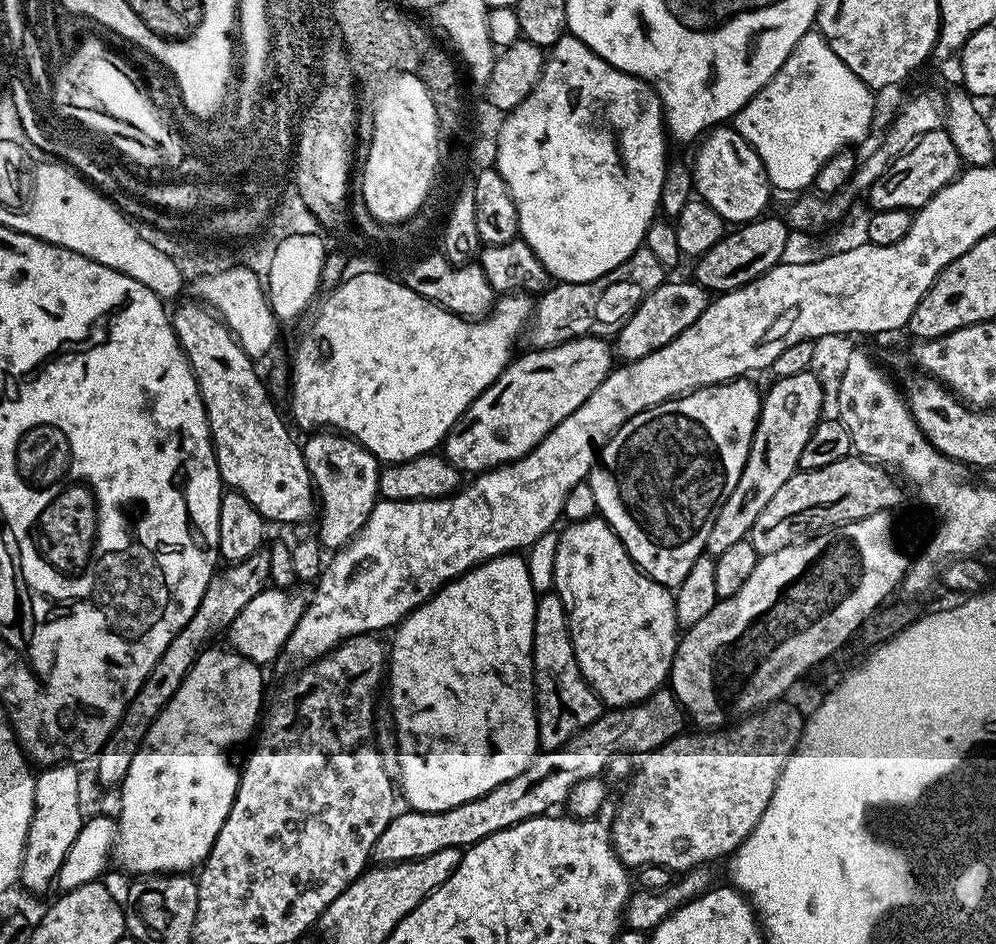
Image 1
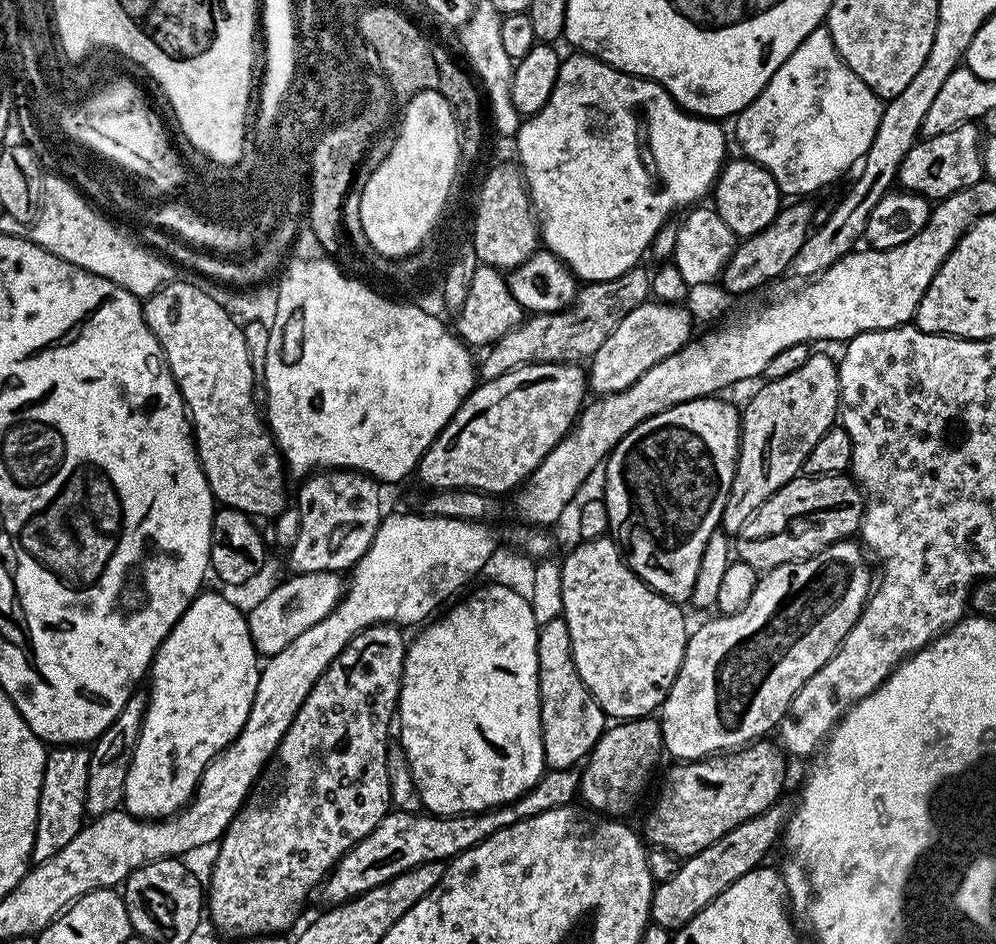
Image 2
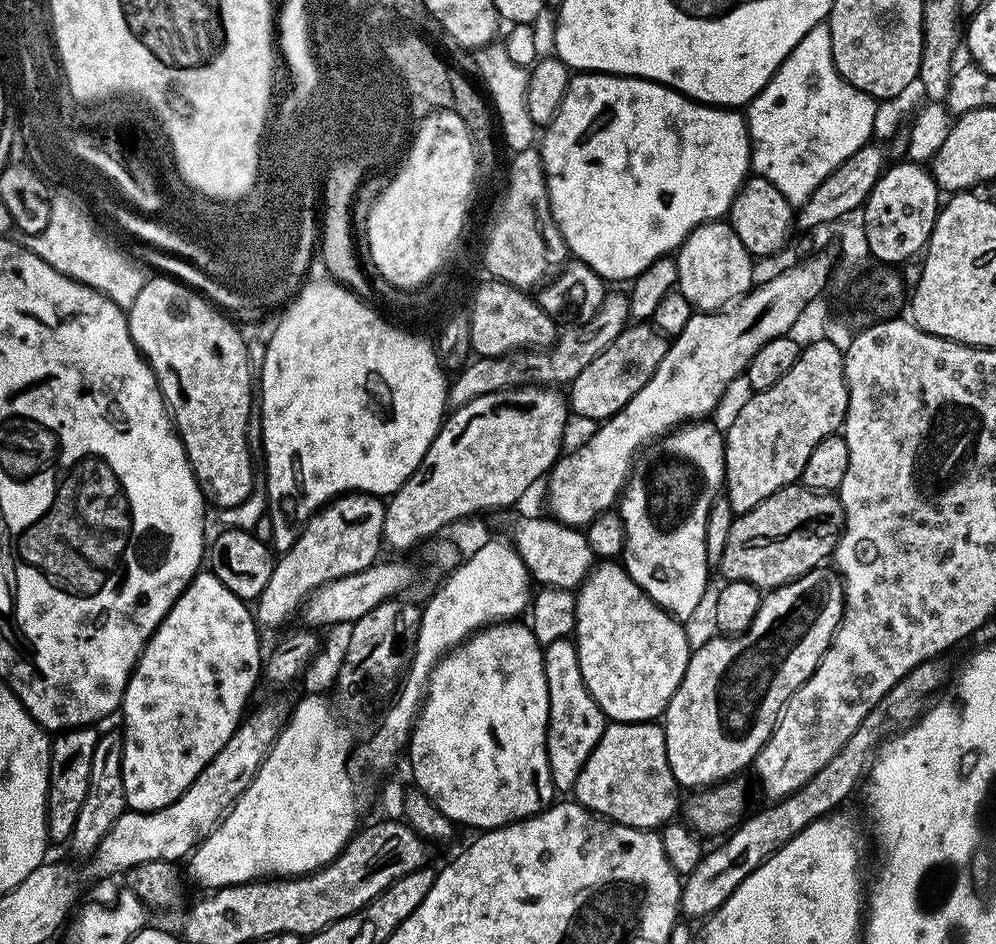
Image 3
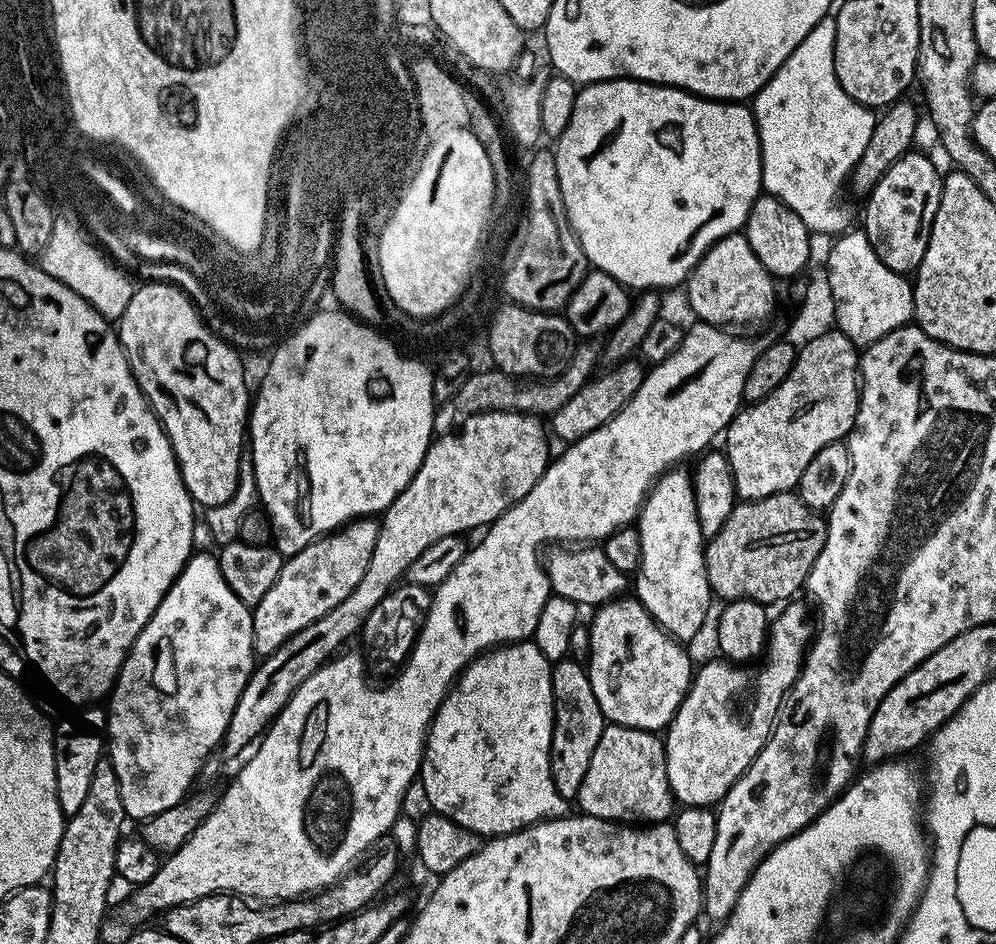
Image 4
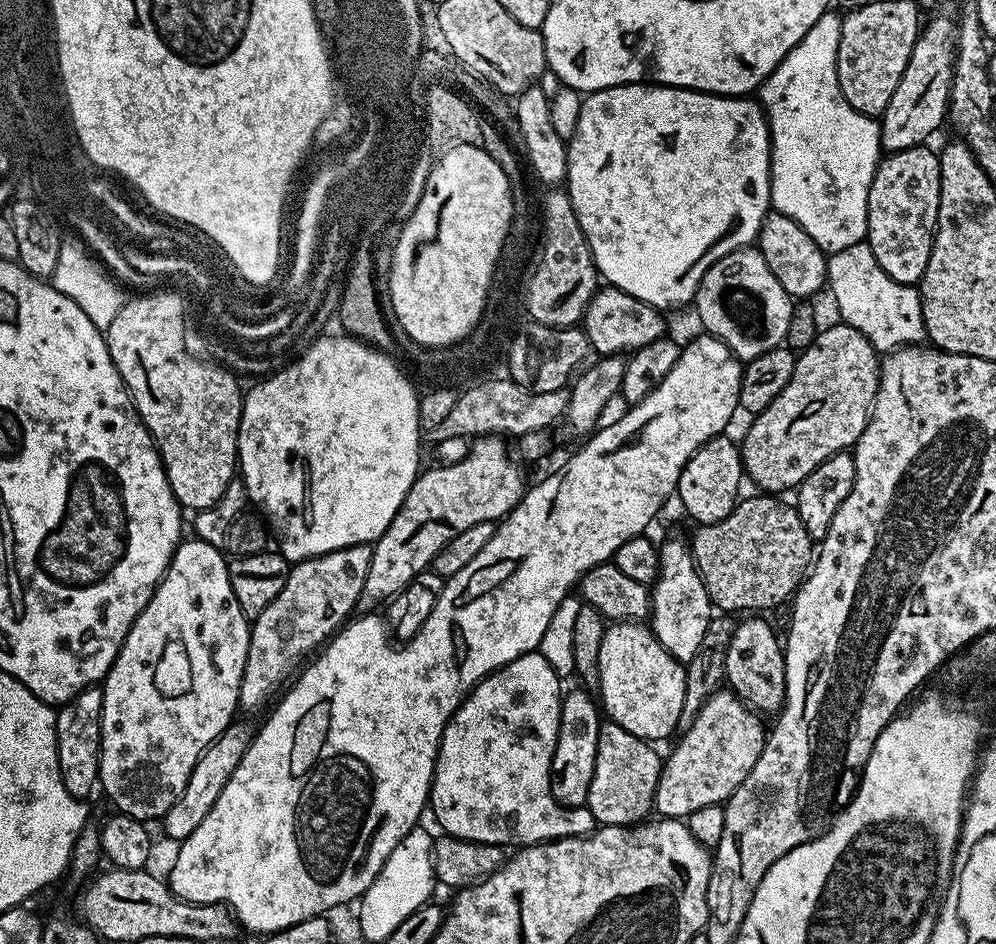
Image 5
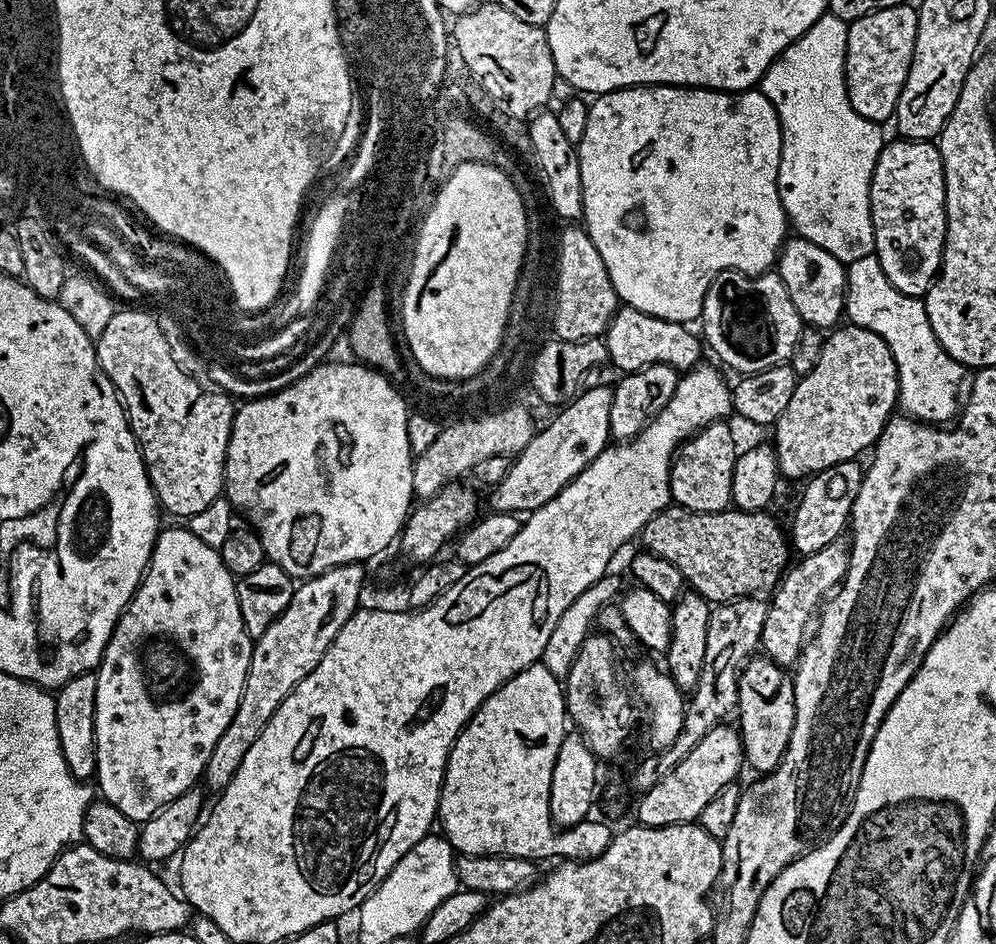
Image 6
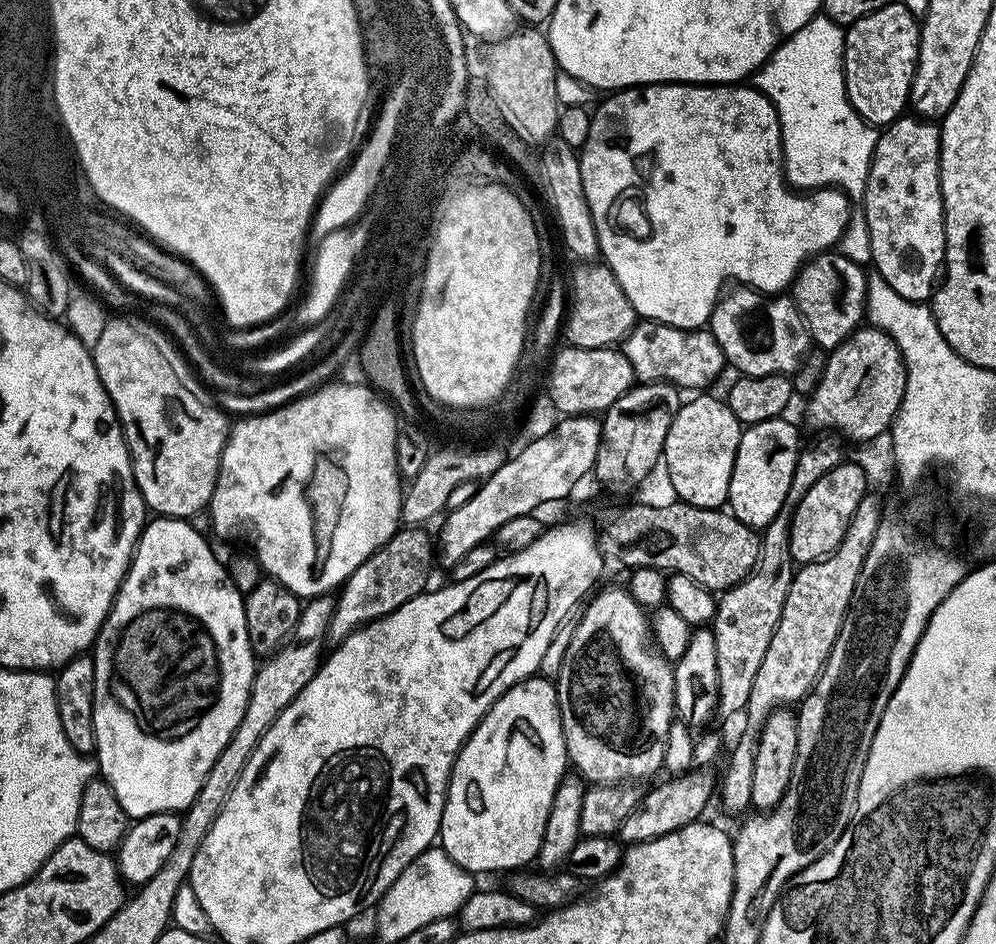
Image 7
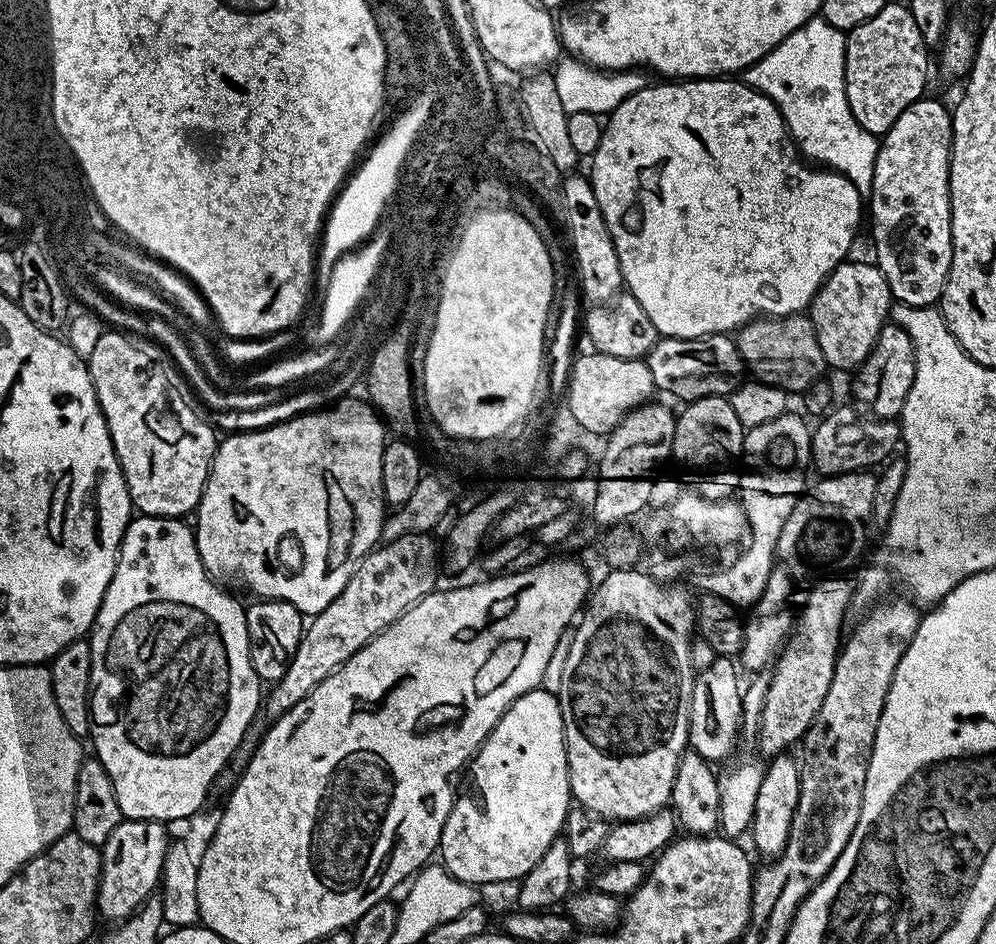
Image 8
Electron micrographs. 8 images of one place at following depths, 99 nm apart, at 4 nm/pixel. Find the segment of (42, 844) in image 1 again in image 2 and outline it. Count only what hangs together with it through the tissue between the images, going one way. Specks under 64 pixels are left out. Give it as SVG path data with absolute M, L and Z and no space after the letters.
M56 746L48 752L48 761L42 774L42 790L38 798L38 814L34 830L32 860L39 862L54 858L74 839L86 823L86 778L90 751L84 746Z

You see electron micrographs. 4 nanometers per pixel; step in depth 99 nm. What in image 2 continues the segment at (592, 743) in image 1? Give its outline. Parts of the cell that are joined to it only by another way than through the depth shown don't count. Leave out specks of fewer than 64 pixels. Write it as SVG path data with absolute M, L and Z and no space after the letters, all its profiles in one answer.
M553 768L545 771L533 788L512 803L489 808L486 812L465 812L463 816L389 811L382 822L378 822L378 826L362 838L362 842L358 842L337 862L322 885L322 893L329 900L329 905L345 904L356 896L366 894L366 890L374 890L374 886L390 883L398 874L414 866L435 860L447 862L454 856L461 856L506 826L573 803L580 791L580 778L581 773L576 768Z

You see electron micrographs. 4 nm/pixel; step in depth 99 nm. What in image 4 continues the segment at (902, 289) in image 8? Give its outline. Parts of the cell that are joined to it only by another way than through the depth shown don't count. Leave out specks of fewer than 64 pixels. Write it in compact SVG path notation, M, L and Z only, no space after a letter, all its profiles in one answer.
M910 150L874 186L874 190L866 198L868 204L864 208L864 224L862 231L874 246L874 254L890 270L901 274L915 273L917 266L922 262L922 254L926 254L926 246L930 242L930 230L934 222L934 214L938 210L940 201L940 185L942 183L942 172L933 166L927 155L919 151Z

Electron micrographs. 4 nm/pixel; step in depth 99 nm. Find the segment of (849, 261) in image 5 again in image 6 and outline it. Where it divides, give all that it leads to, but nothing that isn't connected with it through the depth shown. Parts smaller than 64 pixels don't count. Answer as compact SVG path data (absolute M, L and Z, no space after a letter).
M874 254L858 258L858 262L847 265L846 271L848 288L844 291L844 310L847 319L859 328L878 334L878 338L890 346L900 379L899 407L913 420L926 424L940 426L952 415L953 419L958 412L958 401L962 396L960 383L966 369L946 354L934 330L930 330L930 318L926 318L923 299L902 294L902 290L894 287Z

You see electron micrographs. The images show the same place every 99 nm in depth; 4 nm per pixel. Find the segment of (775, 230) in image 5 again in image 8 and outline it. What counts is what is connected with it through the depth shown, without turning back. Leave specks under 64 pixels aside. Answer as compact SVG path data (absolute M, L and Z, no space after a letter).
M856 260L853 264L845 262L838 265L824 279L824 284L816 291L816 297L812 299L810 305L810 319L816 331L818 346L822 346L825 365L832 367L833 364L836 368L849 368L849 370L859 368L875 346L878 334L889 319L893 303L892 291L888 288L882 270L876 267L875 263L863 264L862 261Z

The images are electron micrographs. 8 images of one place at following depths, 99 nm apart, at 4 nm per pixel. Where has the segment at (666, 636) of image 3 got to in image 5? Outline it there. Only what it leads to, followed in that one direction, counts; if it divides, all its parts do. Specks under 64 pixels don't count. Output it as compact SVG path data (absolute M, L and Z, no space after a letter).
M612 622L607 627L596 652L600 667L598 700L607 719L644 741L666 739L680 723L686 698L685 665L660 645L647 623Z

